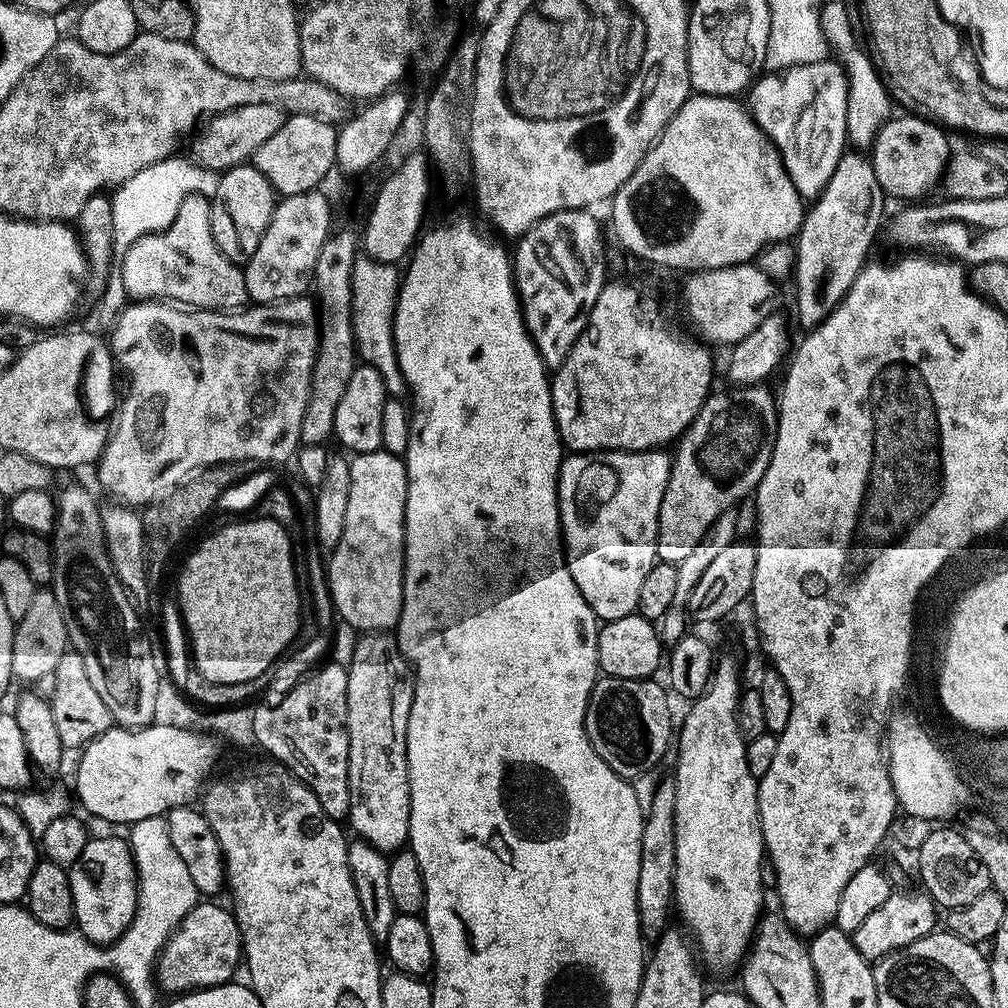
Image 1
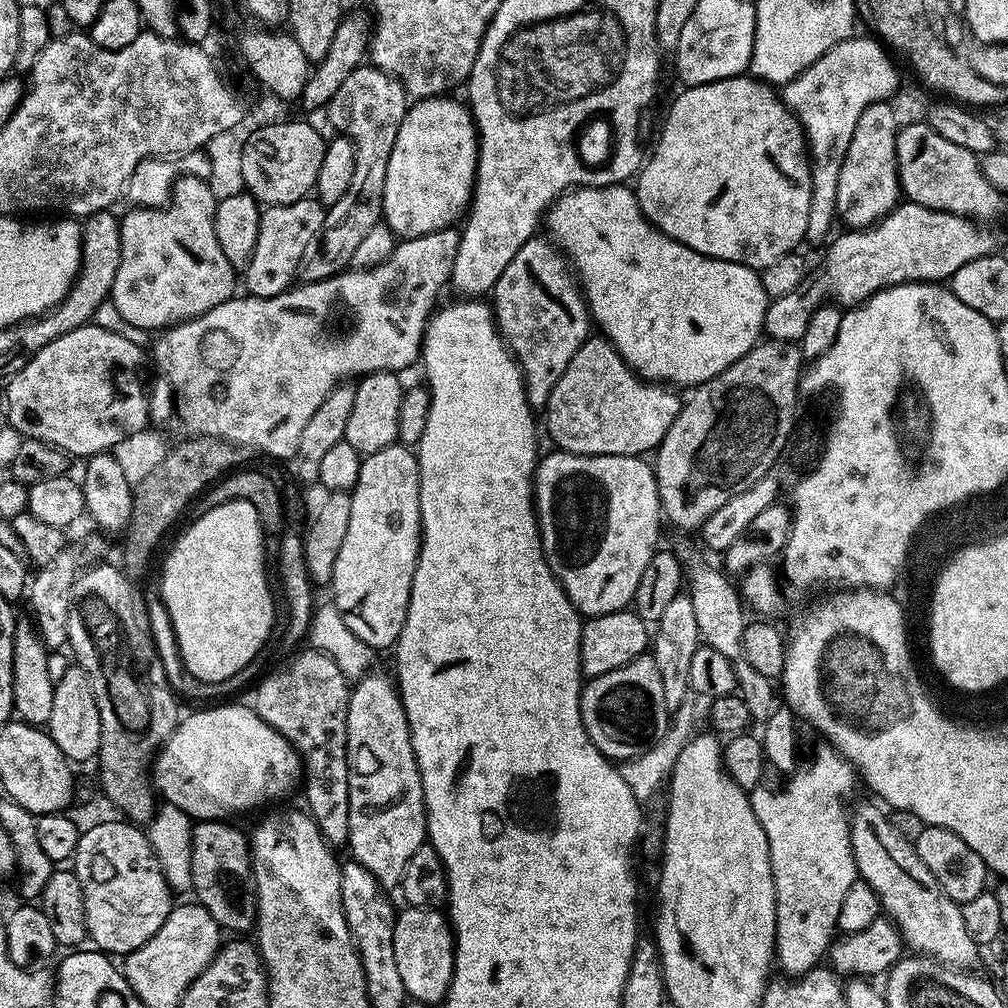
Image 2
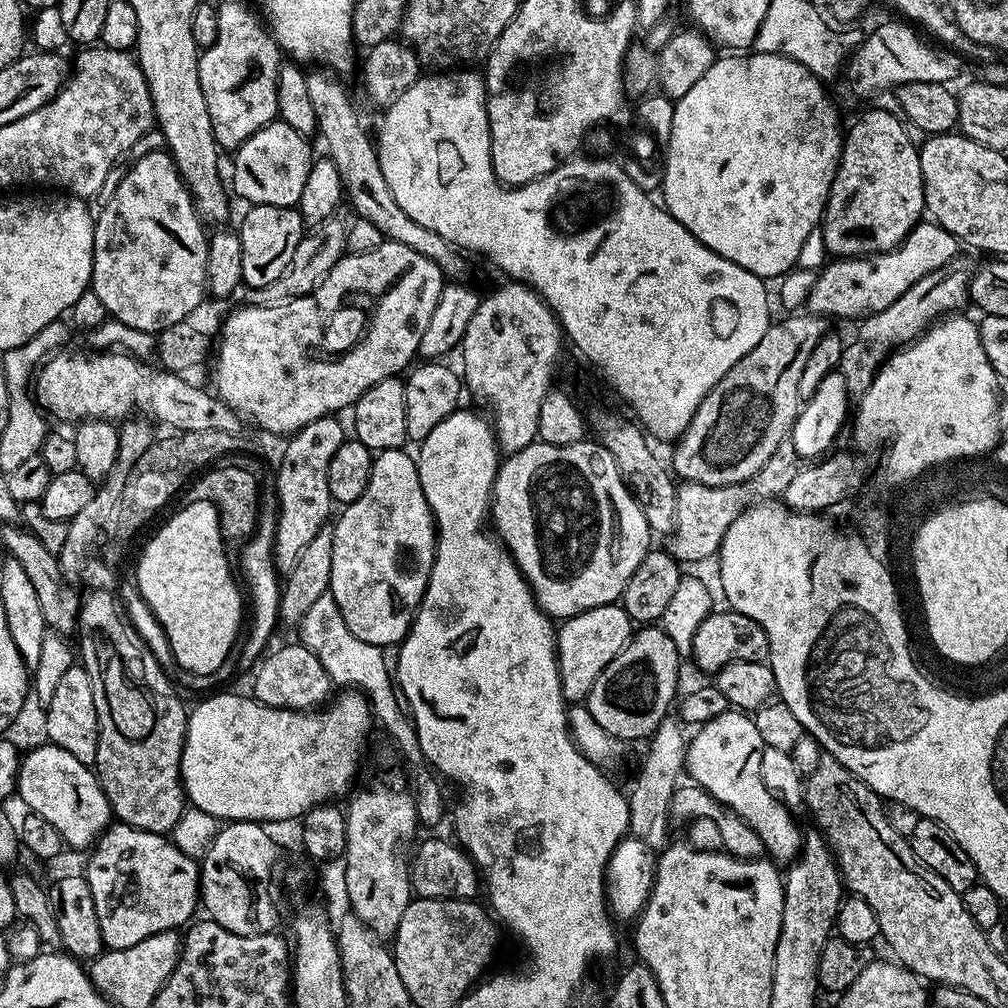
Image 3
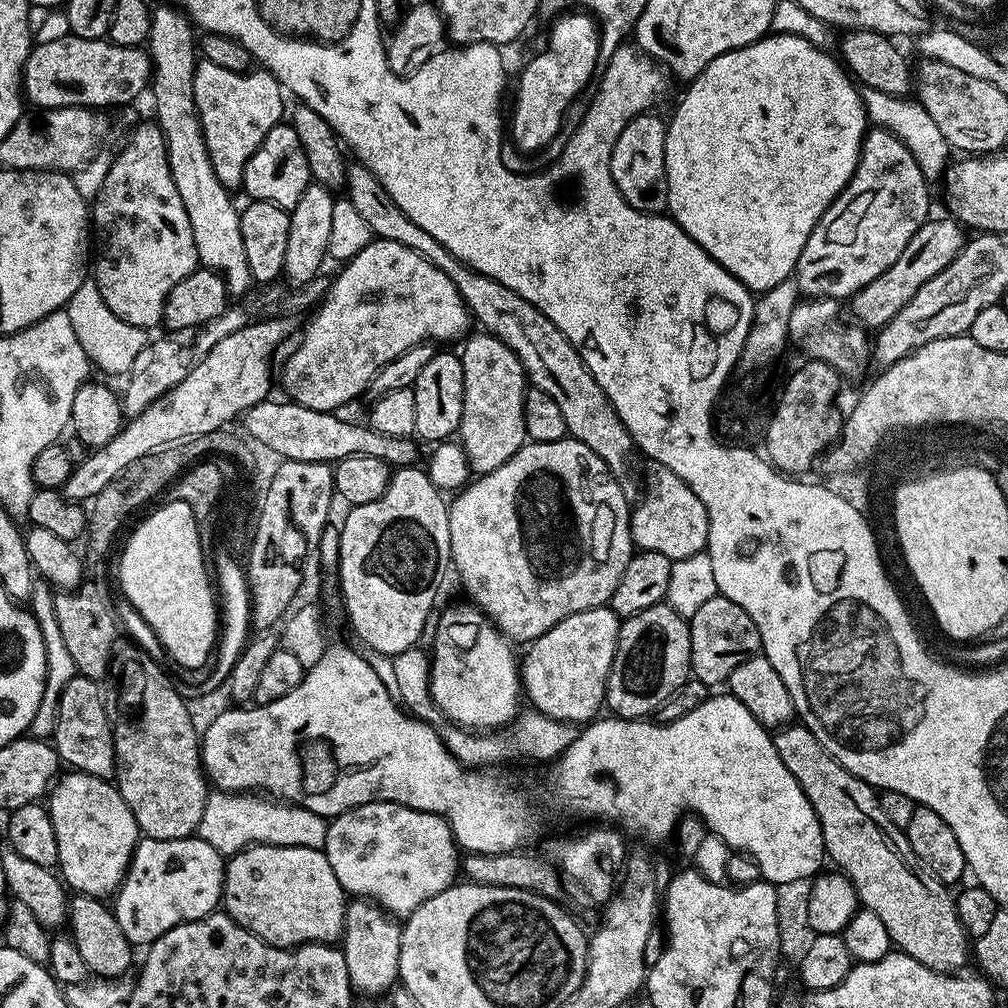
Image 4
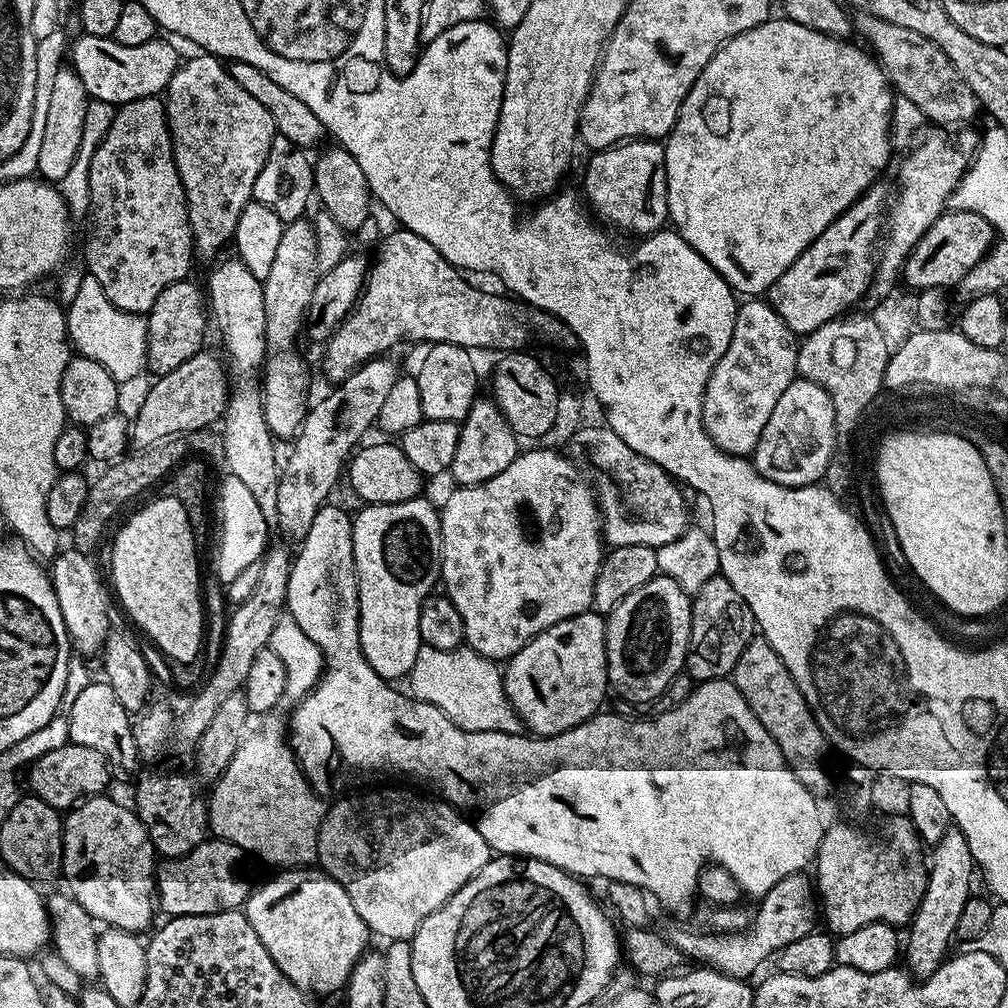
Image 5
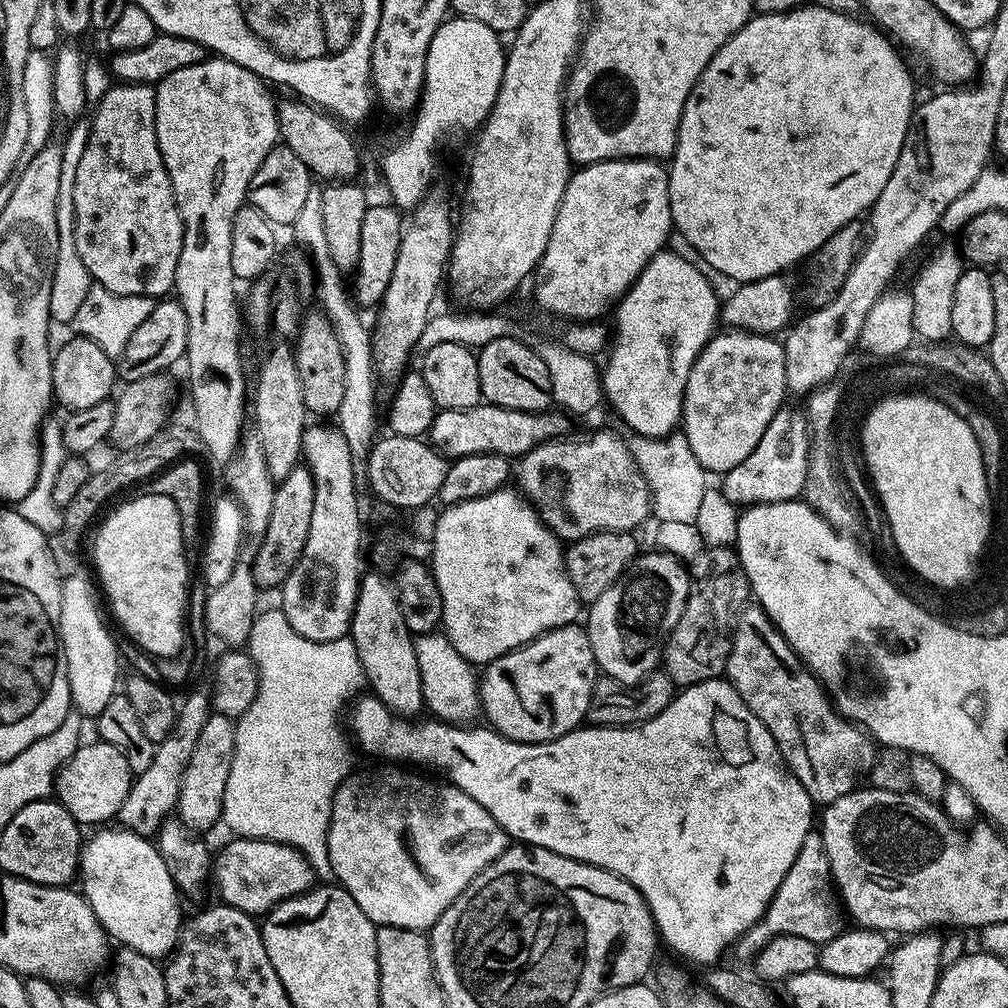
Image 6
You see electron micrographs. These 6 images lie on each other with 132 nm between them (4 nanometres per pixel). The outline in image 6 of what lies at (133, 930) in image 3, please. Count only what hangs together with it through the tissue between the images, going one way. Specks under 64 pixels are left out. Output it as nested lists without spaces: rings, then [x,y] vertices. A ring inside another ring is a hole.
[[[232,838],[220,853],[215,853],[210,869],[211,883],[216,883],[216,892],[220,895],[217,897],[253,918],[263,917],[274,906],[292,896],[301,896],[313,887],[312,876],[314,869],[296,848],[273,840],[247,838]]]

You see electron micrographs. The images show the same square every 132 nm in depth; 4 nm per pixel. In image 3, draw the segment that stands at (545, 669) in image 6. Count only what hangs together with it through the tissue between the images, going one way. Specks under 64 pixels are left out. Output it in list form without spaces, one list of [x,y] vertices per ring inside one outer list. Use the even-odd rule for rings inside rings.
[[[619,603],[586,610],[559,625],[556,634],[556,665],[560,667],[560,689],[564,692],[565,701],[580,702],[587,697],[588,691],[598,678],[598,674],[602,674],[602,670],[606,670],[606,666],[610,666],[610,662],[614,662],[616,655],[628,645],[628,639],[631,638],[633,631],[634,622]]]

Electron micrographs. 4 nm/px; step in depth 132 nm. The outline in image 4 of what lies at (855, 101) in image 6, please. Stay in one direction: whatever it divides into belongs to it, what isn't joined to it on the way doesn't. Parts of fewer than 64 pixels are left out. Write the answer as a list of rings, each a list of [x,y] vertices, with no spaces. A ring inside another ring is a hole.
[[[780,33],[769,34],[763,36],[761,40],[756,40],[752,44],[747,44],[741,48],[730,50],[726,54],[722,54],[718,58],[714,58],[714,62],[710,62],[710,66],[706,66],[706,70],[702,70],[702,74],[698,74],[696,79],[687,85],[688,88],[684,92],[684,97],[680,100],[680,105],[676,108],[676,113],[672,116],[672,121],[669,119],[666,124],[666,131],[664,134],[664,169],[666,170],[666,178],[668,179],[668,207],[667,211],[670,213],[673,220],[680,225],[680,229],[694,241],[697,246],[704,251],[711,260],[719,262],[727,272],[734,278],[738,278],[738,282],[742,282],[748,288],[749,292],[753,294],[761,294],[770,291],[774,286],[778,286],[780,282],[793,275],[796,270],[796,263],[802,254],[802,246],[806,246],[806,238],[810,238],[810,234],[814,230],[816,223],[822,218],[824,211],[831,206],[838,198],[840,191],[845,188],[850,182],[850,178],[854,174],[854,170],[860,161],[860,147],[864,141],[865,132],[869,131],[870,121],[867,116],[867,111],[864,109],[864,102],[861,96],[861,89],[854,83],[853,77],[849,75],[843,63],[835,55],[830,56],[829,51],[823,47],[814,45],[807,38],[796,36],[794,33]]]

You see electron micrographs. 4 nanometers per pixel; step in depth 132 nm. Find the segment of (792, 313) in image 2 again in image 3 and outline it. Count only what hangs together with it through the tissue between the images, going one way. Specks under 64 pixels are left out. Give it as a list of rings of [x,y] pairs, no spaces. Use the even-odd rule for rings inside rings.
[[[921,222],[910,230],[908,237],[897,248],[892,248],[888,252],[875,252],[872,256],[829,259],[824,267],[816,272],[816,284],[810,290],[806,303],[807,311],[825,318],[872,316],[876,312],[886,310],[886,306],[890,306],[895,300],[902,298],[902,294],[906,294],[906,290],[910,290],[910,286],[914,286],[919,280],[926,278],[926,274],[939,272],[951,260],[957,259],[956,248],[958,249],[958,242],[945,228],[938,226],[935,222]]]

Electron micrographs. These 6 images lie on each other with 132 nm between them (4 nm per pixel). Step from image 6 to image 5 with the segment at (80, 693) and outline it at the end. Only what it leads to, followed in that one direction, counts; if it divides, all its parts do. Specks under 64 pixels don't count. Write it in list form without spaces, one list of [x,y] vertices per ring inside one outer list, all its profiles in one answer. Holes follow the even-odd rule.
[[[64,550],[51,561],[50,579],[52,591],[58,598],[58,606],[62,610],[64,625],[73,649],[76,648],[81,657],[89,658],[101,651],[108,638],[108,592],[100,581],[100,572],[92,565],[91,555],[75,550]]]

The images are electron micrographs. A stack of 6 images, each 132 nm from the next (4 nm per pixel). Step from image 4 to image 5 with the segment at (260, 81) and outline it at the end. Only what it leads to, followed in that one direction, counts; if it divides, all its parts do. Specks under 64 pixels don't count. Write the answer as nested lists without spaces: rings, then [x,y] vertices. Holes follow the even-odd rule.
[[[196,54],[193,60],[185,59],[180,68],[170,78],[166,89],[166,111],[168,129],[172,131],[172,157],[184,187],[184,197],[188,203],[188,221],[192,227],[192,243],[197,257],[215,261],[224,247],[233,243],[238,214],[252,199],[252,187],[258,178],[258,170],[270,154],[270,142],[278,135],[270,110],[253,98],[247,90],[242,90],[238,82],[228,72],[227,67],[211,54]]]

